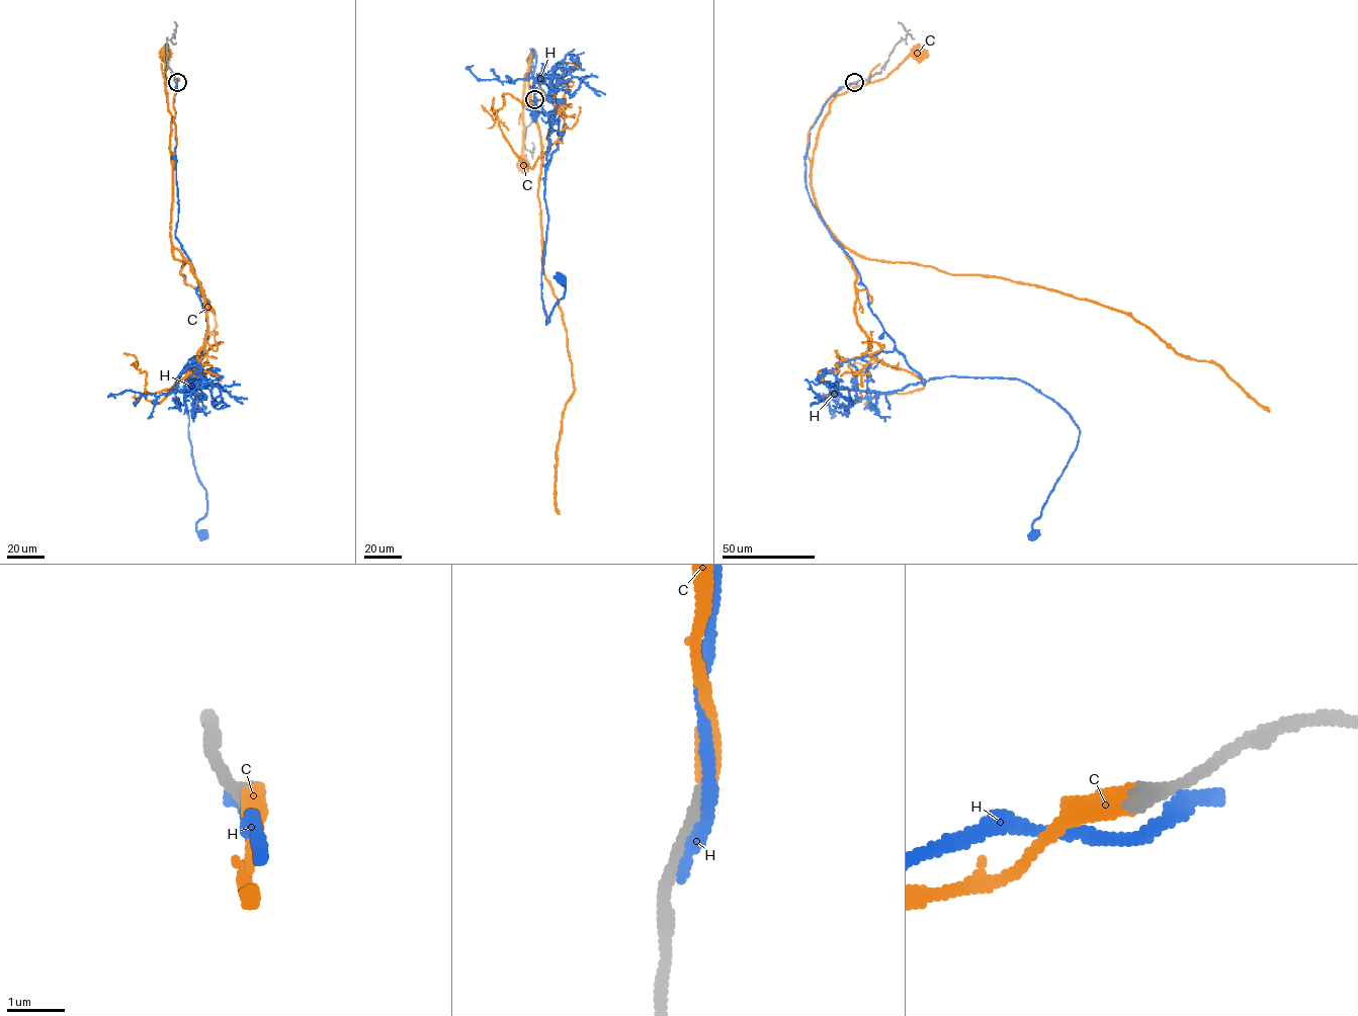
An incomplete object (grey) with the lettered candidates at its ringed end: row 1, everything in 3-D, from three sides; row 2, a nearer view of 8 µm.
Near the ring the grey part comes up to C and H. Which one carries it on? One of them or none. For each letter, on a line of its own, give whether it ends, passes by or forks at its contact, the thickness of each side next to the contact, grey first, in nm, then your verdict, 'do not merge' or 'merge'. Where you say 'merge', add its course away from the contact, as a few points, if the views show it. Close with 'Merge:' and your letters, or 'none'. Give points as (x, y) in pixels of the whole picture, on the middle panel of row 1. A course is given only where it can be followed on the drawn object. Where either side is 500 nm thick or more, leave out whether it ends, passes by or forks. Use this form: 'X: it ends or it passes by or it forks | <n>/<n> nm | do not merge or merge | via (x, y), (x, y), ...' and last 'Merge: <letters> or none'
C: it ends | 320/380 nm | merge | via (534, 99), (530, 68), (534, 52), (531, 52), (523, 95), (523, 164)
H: it ends | 340/260 nm | do not merge
Merge: C

